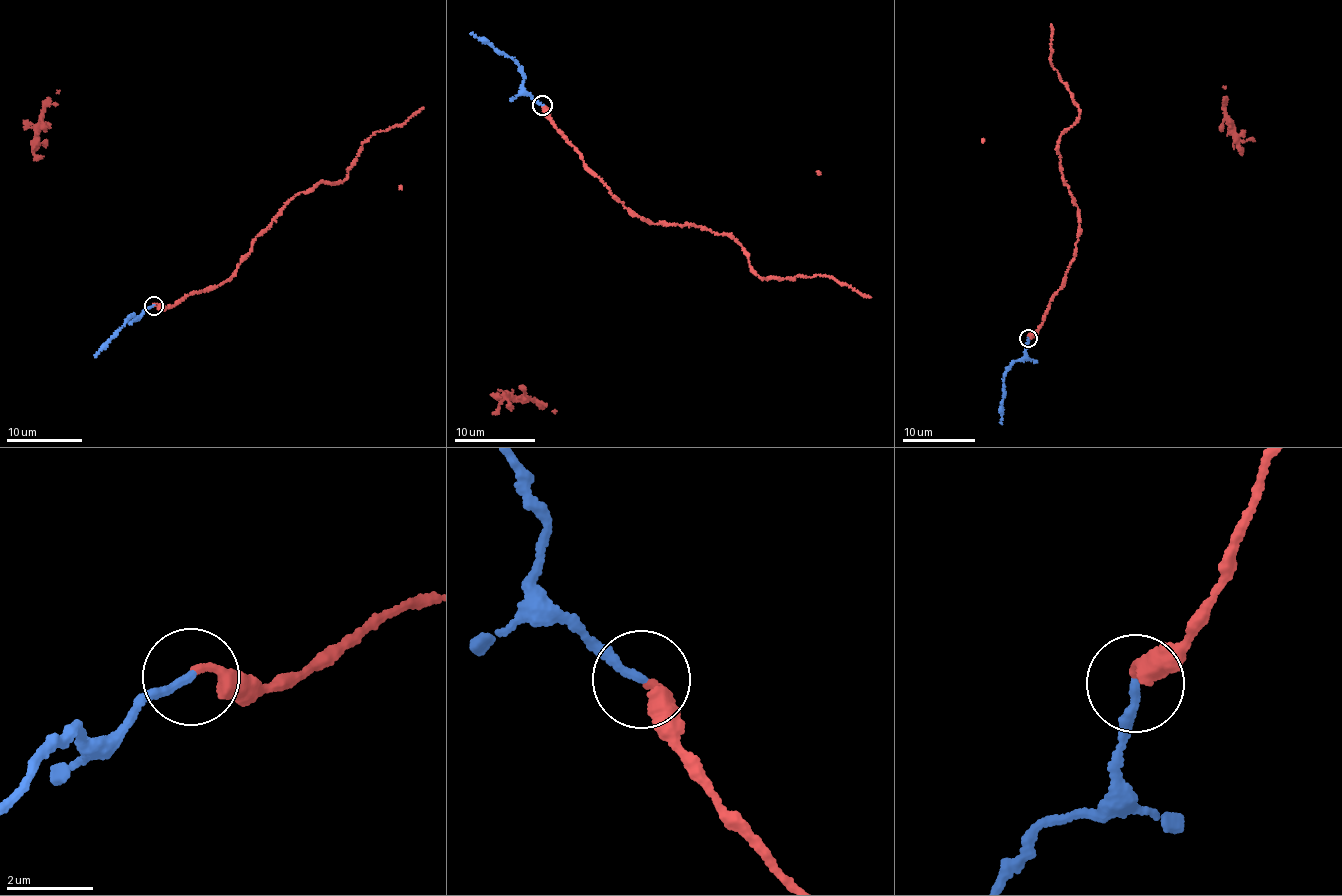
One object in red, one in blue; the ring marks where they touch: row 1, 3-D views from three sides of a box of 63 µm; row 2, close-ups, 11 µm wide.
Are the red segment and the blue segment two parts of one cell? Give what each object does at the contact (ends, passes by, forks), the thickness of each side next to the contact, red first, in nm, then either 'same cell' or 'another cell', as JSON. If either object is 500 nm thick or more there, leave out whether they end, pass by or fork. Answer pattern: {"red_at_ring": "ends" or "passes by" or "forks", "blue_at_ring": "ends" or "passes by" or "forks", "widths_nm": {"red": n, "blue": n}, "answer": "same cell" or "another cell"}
{"red_at_ring": "ends", "blue_at_ring": "ends", "widths_nm": {"red": 220, "blue": 200}, "answer": "same cell"}

